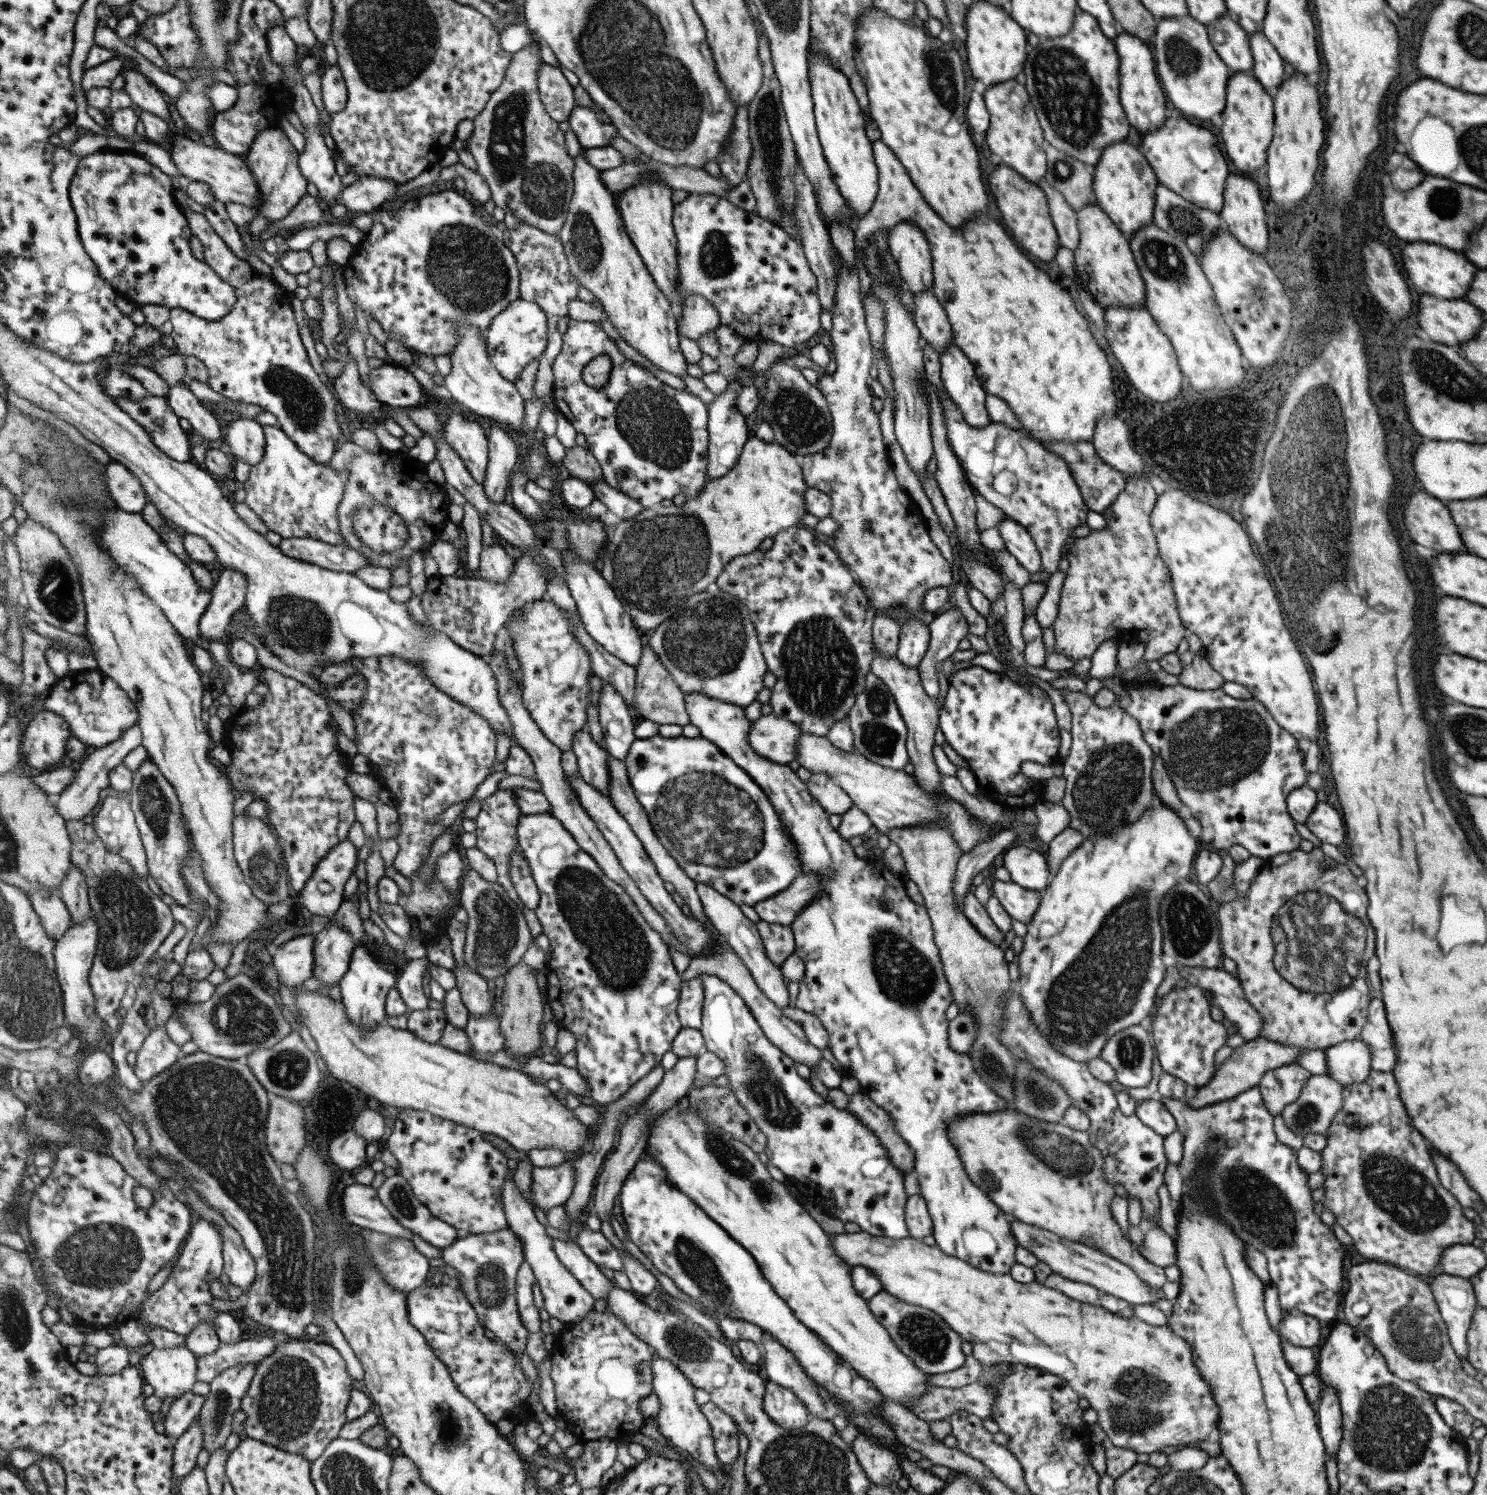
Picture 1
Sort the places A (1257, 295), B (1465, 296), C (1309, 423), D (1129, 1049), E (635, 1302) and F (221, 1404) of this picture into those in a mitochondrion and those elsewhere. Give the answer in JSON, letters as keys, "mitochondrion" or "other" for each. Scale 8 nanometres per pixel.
{"A":"mitochondrion","B":"other","C":"mitochondrion","D":"mitochondrion","E":"other","F":"mitochondrion"}

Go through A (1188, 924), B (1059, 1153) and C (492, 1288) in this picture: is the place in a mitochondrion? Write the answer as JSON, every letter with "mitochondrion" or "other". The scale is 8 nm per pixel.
{"A":"mitochondrion","B":"mitochondrion","C":"mitochondrion"}

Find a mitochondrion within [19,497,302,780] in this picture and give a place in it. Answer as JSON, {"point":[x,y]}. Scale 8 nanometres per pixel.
{"point":[54,586]}

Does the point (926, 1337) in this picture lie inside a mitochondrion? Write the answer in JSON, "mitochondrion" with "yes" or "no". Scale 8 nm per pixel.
{"mitochondrion":"yes"}

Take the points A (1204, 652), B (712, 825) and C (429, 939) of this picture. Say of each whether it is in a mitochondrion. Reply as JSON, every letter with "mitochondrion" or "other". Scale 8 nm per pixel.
{"A":"other","B":"mitochondrion","C":"other"}

